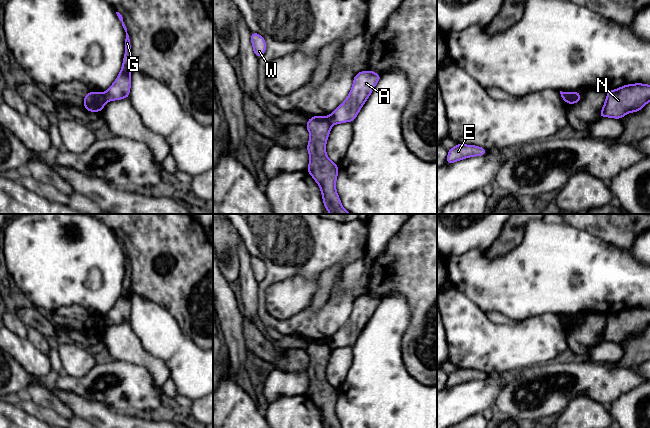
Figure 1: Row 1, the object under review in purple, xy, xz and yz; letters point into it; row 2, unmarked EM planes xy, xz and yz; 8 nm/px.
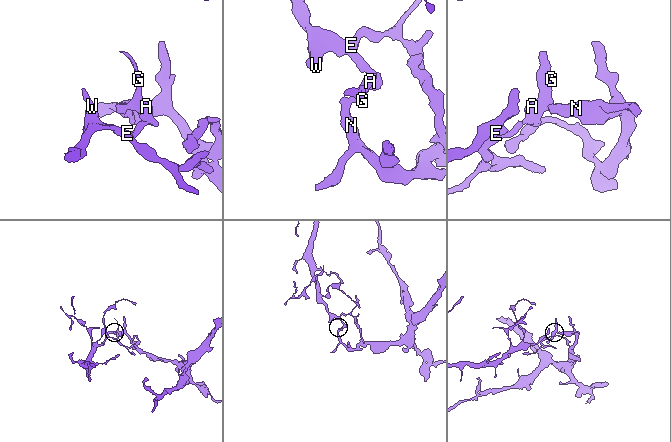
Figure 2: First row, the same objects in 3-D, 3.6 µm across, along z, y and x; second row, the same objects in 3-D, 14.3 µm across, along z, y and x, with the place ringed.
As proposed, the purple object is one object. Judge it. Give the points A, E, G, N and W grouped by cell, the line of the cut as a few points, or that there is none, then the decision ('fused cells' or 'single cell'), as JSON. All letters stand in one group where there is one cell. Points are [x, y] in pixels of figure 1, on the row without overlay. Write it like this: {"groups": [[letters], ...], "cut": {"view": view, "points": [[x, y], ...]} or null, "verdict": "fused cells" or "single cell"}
{"groups": [["A", "E", "G", "W"], ["N"]], "cut": {"view": "yz", "points": [[573, 316], [565, 325]]}, "verdict": "fused cells"}

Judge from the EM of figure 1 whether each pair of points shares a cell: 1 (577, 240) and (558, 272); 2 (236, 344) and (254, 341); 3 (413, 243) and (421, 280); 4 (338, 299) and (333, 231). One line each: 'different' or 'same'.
1: same
2: different
3: same
4: same

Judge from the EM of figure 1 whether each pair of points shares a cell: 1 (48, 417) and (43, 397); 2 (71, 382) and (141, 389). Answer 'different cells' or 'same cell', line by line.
1: different cells
2: same cell

